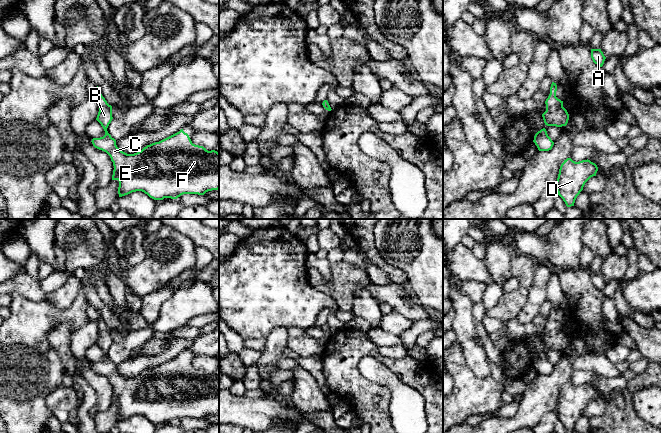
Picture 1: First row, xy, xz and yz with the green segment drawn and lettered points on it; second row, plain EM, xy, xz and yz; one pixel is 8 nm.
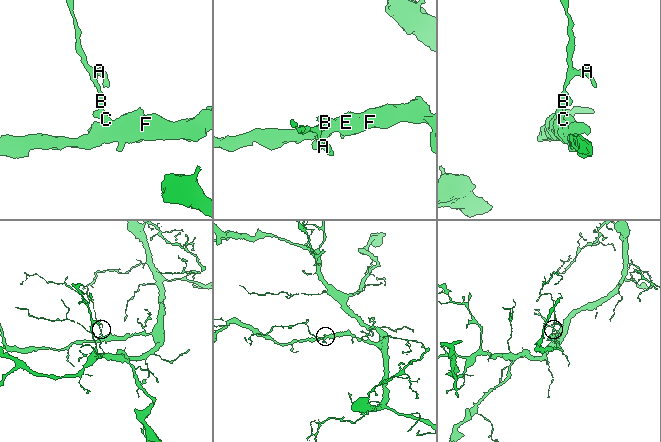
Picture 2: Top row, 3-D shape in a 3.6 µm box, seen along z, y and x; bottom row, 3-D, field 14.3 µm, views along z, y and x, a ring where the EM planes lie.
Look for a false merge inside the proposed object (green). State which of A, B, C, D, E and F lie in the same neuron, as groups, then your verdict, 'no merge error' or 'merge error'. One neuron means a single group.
A B C D E F; no merge error

